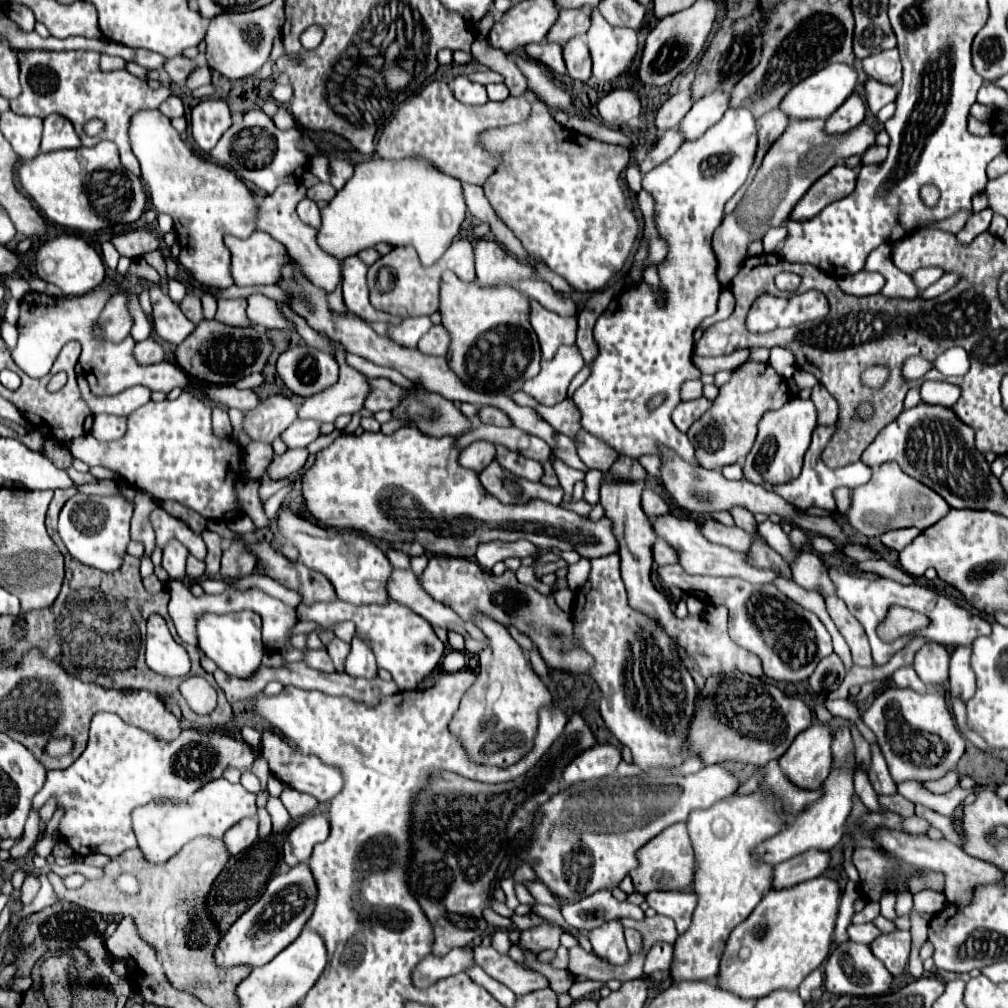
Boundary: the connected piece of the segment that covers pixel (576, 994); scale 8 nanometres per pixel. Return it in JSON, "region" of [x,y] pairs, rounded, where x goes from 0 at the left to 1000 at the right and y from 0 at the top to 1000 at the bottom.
{"region":[[[580,973],[580,974],[570,974],[564,981],[564,987],[569,993],[577,991],[582,985],[586,985],[590,982],[595,982],[596,979],[600,978],[601,975],[594,973]]]}

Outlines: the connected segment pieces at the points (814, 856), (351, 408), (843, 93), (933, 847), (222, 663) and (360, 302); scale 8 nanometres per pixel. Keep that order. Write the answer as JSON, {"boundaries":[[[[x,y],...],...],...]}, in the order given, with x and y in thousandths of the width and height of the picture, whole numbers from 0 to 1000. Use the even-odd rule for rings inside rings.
{"boundaries":[[[[803,842],[797,848],[791,848],[783,854],[777,854],[767,860],[767,880],[785,880],[787,876],[795,876],[807,870],[813,870],[822,858],[822,846]]],[[[330,339],[334,348],[333,357],[336,361],[336,378],[322,386],[320,390],[314,390],[307,396],[303,396],[297,402],[295,416],[311,416],[316,420],[330,420],[336,412],[350,412],[358,408],[360,396],[366,390],[366,380],[360,370],[346,364],[342,360],[342,346],[339,341]]],[[[828,63],[828,64],[822,64],[822,66],[807,72],[801,78],[797,78],[793,84],[789,84],[779,94],[773,108],[779,110],[779,114],[783,114],[783,118],[820,118],[846,92],[848,84],[850,84],[848,66]]],[[[874,824],[874,828],[870,828],[870,834],[874,836],[874,840],[878,840],[878,844],[882,844],[882,848],[890,848],[890,852],[894,852],[896,856],[902,856],[908,860],[922,860],[926,864],[938,866],[939,868],[938,888],[941,890],[941,894],[957,896],[963,892],[963,884],[967,878],[989,876],[997,868],[987,858],[971,854],[967,850],[961,850],[953,840],[949,840],[947,836],[943,836],[939,832],[928,834],[920,828],[906,828],[906,826],[898,826],[898,824]]],[[[251,606],[223,608],[223,610],[201,610],[195,616],[195,632],[197,644],[215,658],[229,672],[249,674],[259,660],[259,652],[263,648],[263,640],[259,636],[259,622],[253,616],[255,610]]],[[[348,253],[340,259],[340,299],[342,299],[342,305],[364,318],[378,318],[382,322],[384,320],[390,320],[390,322],[398,320],[396,314],[374,309],[366,301],[366,287],[364,287],[362,273],[364,273],[364,265],[354,253]]]]}

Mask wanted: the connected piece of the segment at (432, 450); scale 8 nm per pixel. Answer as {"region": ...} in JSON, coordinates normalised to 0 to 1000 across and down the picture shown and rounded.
{"region":[[[398,424],[388,432],[358,430],[334,434],[324,445],[313,451],[313,461],[301,473],[301,495],[309,511],[322,523],[350,525],[364,533],[384,537],[388,541],[398,539],[418,539],[422,547],[432,551],[447,553],[469,553],[469,547],[483,537],[515,537],[523,535],[539,545],[553,543],[555,547],[574,547],[578,553],[600,553],[612,549],[612,535],[606,527],[606,519],[598,513],[588,519],[582,513],[574,513],[559,503],[549,503],[539,495],[529,495],[529,499],[497,501],[489,495],[477,479],[471,467],[463,467],[453,459],[455,445],[451,445],[451,436],[424,434],[410,424]]]}

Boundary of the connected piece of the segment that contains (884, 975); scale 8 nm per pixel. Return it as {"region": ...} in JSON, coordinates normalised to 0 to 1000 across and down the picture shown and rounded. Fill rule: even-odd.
{"region":[[[846,934],[832,936],[832,939],[826,939],[826,943],[818,953],[818,979],[826,987],[850,987],[850,989],[874,987],[880,985],[884,973],[886,973],[884,965],[878,961],[878,957],[872,951],[868,951],[862,938]]]}

